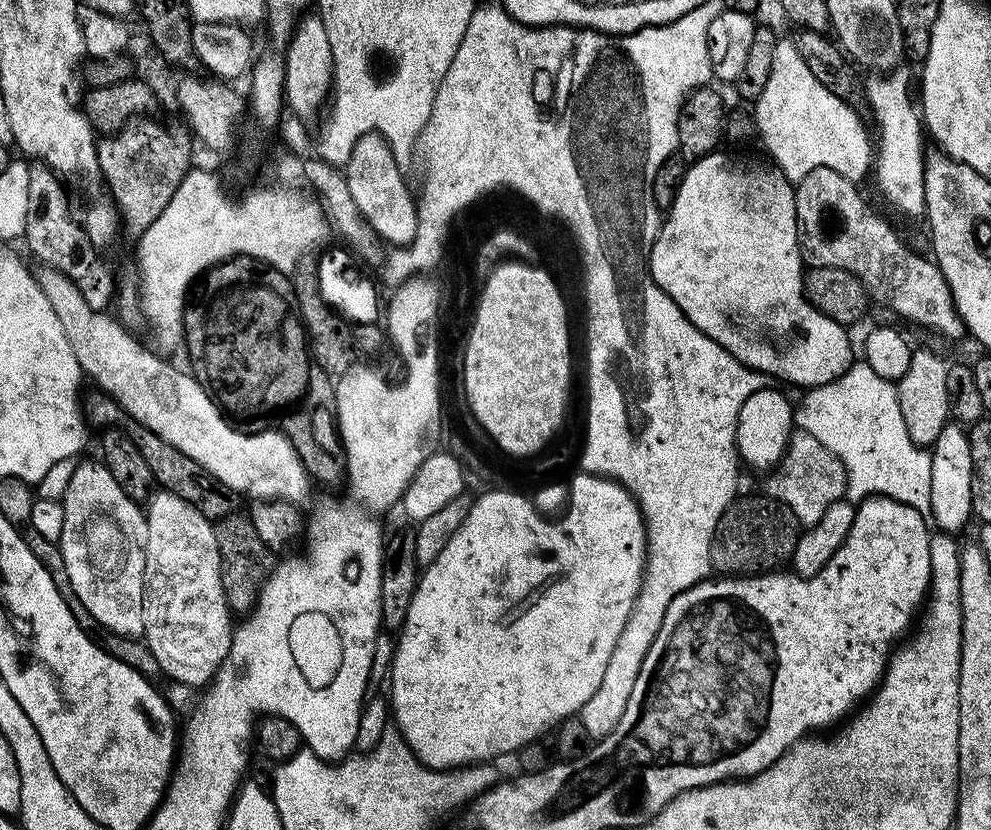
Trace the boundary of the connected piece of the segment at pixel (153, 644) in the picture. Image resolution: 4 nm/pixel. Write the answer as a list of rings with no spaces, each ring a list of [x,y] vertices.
[[[153,491],[146,504],[146,574],[142,598],[142,640],[158,660],[161,673],[169,681],[204,686],[215,677],[228,657],[234,631],[234,613],[226,602],[220,573],[220,555],[213,521],[207,520],[190,502],[178,494]]]

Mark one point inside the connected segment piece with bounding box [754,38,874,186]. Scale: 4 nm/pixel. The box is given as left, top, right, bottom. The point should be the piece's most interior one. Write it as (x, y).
(804, 126)

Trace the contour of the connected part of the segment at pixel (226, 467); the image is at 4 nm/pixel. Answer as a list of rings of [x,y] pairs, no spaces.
[[[47,266],[40,268],[41,272],[38,272],[38,279],[42,286],[42,294],[46,294],[46,298],[50,298],[50,306],[54,306],[54,314],[58,314],[58,322],[62,322],[62,330],[66,330],[66,338],[70,338],[70,346],[74,350],[74,358],[78,358],[80,363],[81,373],[85,377],[88,376],[93,380],[97,389],[103,390],[112,399],[119,402],[121,408],[128,413],[132,419],[136,420],[142,426],[146,426],[150,430],[154,430],[154,434],[158,434],[158,438],[162,438],[162,442],[170,442],[170,446],[174,446],[174,450],[182,450],[182,454],[186,454],[186,458],[194,458],[194,462],[198,462],[198,466],[202,466],[206,470],[210,470],[212,476],[217,476],[226,487],[228,491],[233,494],[239,494],[239,492],[245,492],[248,498],[255,498],[257,500],[286,500],[289,504],[295,504],[297,506],[303,505],[303,500],[308,496],[308,484],[310,485],[310,477],[308,471],[304,469],[304,463],[298,458],[298,454],[294,450],[294,446],[285,438],[284,433],[279,430],[268,430],[272,432],[239,432],[236,427],[233,426],[226,419],[225,413],[221,411],[215,400],[212,399],[212,395],[197,382],[195,376],[191,371],[185,370],[184,372],[180,368],[175,368],[172,364],[167,364],[160,356],[155,356],[148,348],[143,348],[118,321],[112,316],[107,316],[107,311],[97,310],[91,308],[88,305],[88,297],[84,296],[80,292],[79,286],[69,278],[64,272],[60,272],[56,268],[49,268]]]

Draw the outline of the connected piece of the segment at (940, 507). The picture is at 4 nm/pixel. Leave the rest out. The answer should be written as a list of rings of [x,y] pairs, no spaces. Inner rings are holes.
[[[949,422],[938,434],[931,451],[931,519],[941,531],[958,534],[972,518],[973,454],[967,431]]]

